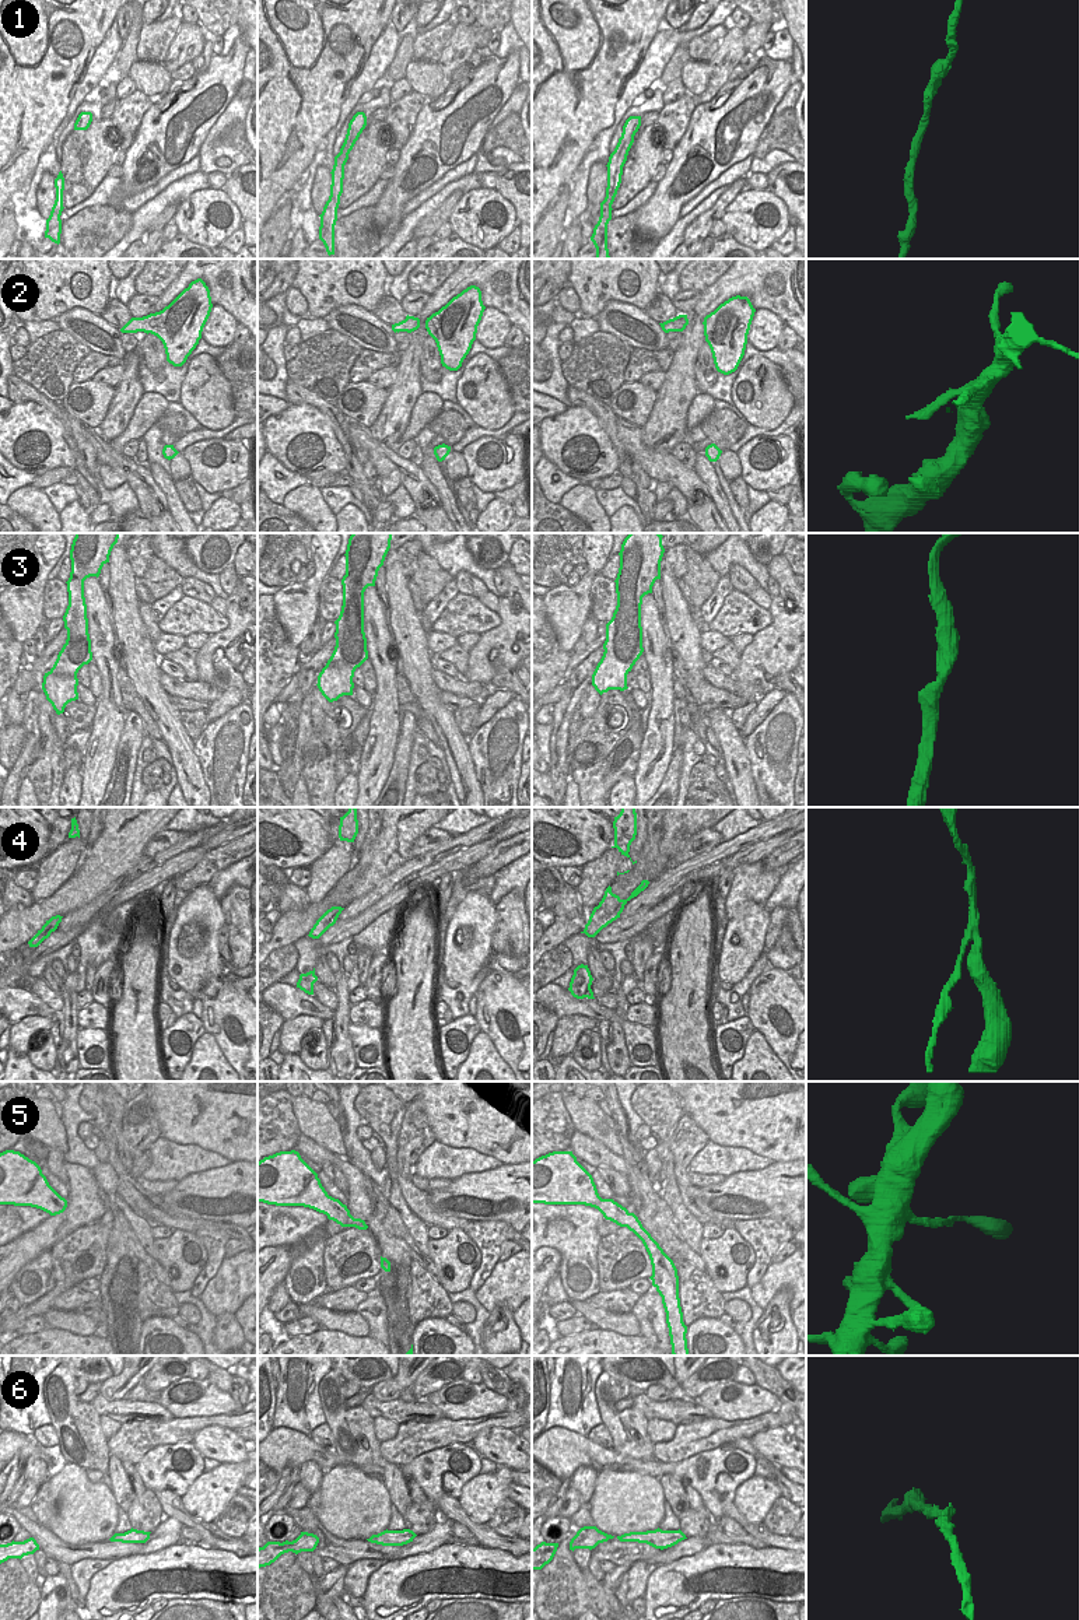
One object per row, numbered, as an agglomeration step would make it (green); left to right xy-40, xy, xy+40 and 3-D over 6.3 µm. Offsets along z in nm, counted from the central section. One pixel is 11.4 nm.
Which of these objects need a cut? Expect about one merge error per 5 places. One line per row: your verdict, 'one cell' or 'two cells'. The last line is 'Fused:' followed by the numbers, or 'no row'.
1: one cell
2: one cell
3: one cell
4: two cells
5: two cells
6: one cell
Fused: 4, 5

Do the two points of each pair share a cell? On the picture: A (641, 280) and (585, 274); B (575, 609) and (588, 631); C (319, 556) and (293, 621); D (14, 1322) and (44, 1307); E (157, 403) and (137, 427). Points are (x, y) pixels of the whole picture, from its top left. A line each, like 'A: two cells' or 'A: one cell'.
A: one cell
B: two cells
C: one cell
D: one cell
E: one cell

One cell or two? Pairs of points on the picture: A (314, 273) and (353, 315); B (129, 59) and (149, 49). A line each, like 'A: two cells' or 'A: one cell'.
A: two cells
B: two cells

